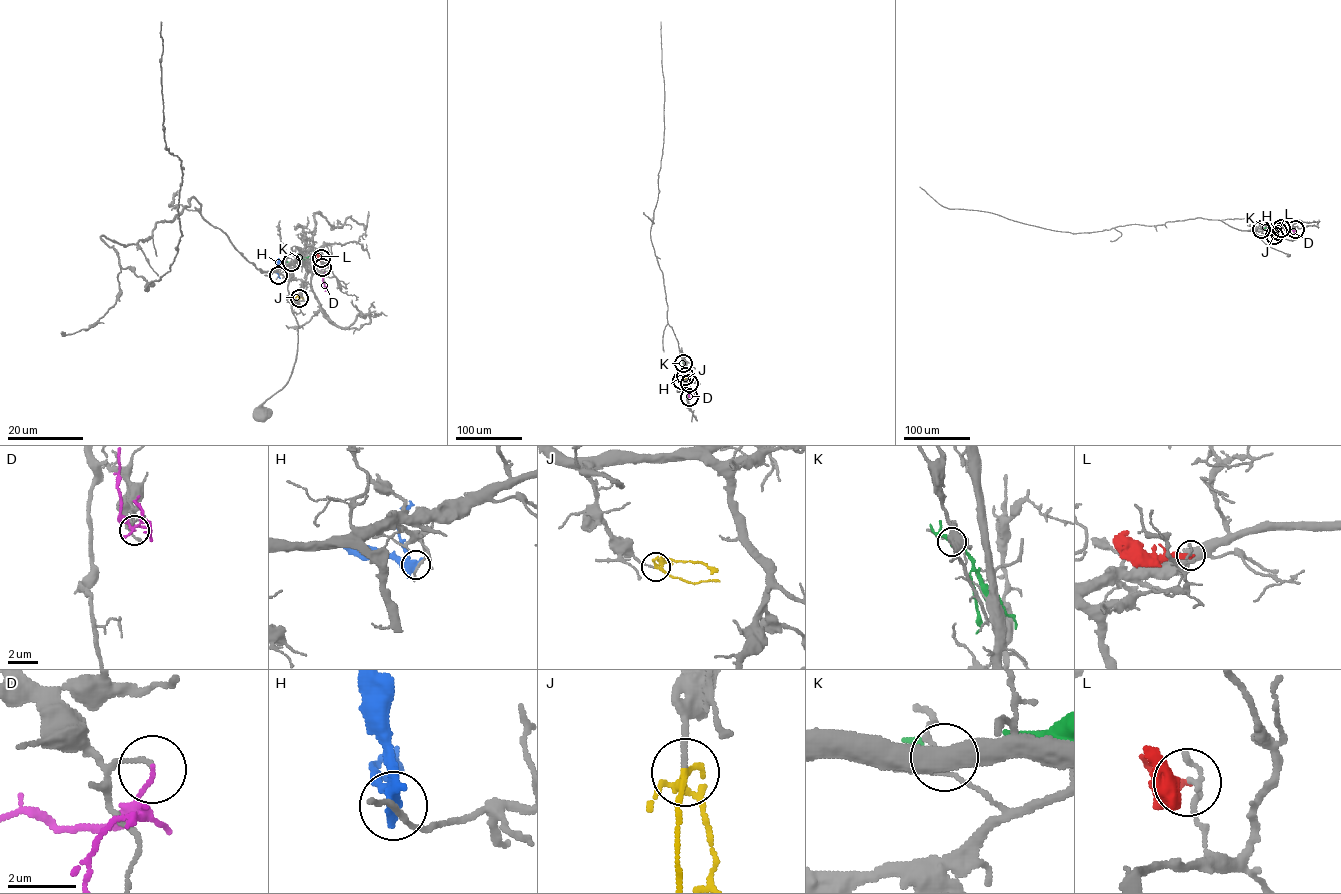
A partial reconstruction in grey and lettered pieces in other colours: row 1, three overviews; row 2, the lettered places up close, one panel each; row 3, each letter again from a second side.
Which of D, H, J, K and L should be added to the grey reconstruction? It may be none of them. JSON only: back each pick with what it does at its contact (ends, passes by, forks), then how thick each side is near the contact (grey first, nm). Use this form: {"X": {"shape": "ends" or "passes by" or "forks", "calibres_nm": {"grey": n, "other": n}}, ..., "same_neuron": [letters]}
{"J": {"shape": "forks", "calibres_nm": {"grey": 130, "other": 180}}, "same_neuron": ["J"]}

